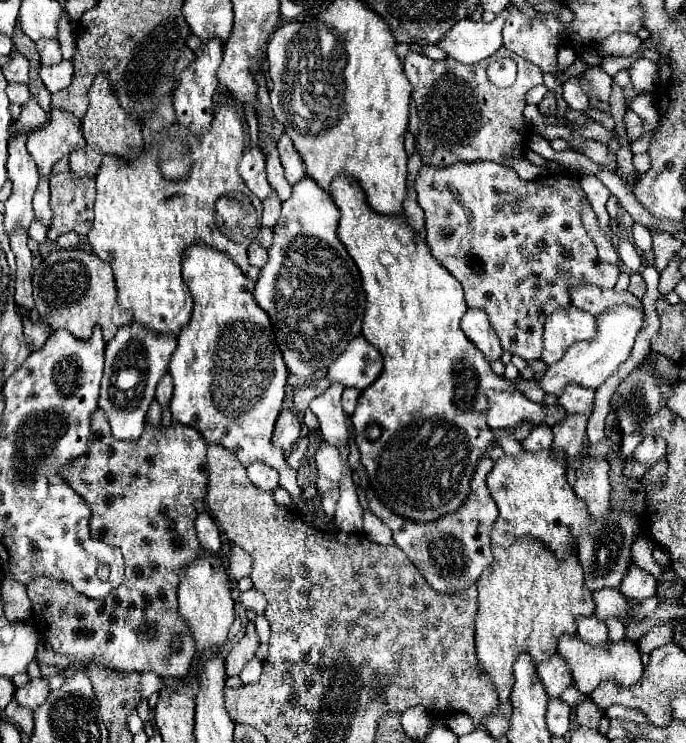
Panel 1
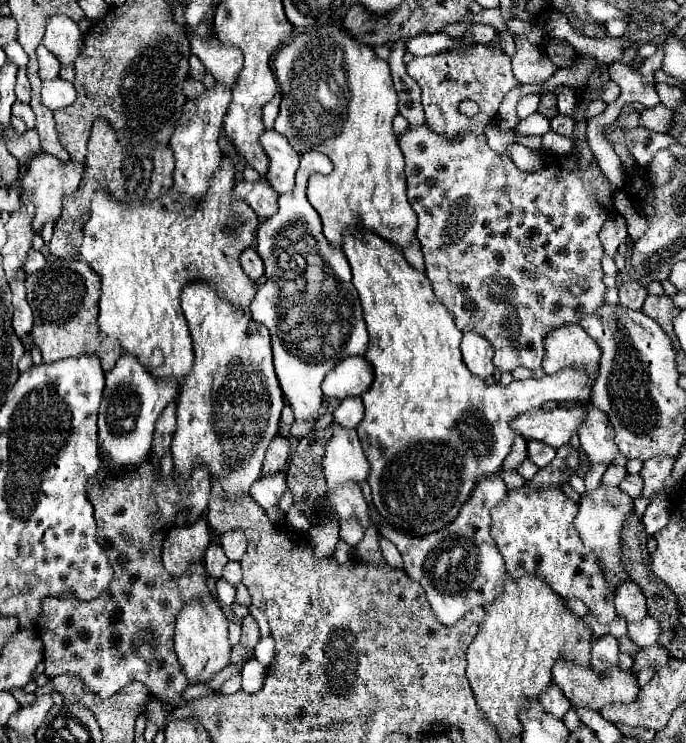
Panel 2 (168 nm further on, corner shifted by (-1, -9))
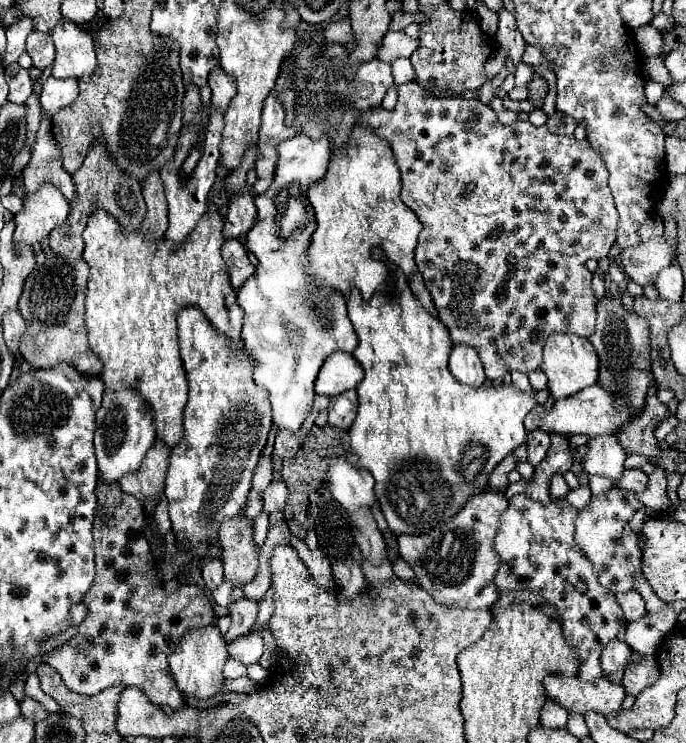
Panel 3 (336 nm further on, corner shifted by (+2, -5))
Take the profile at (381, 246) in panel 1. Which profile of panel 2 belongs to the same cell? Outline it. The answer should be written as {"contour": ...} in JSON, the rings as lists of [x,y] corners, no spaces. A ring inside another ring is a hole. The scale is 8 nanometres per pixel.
{"contour":[[[364,231],[364,239],[344,235],[342,251],[352,267],[352,283],[360,295],[362,315],[368,325],[370,345],[364,359],[374,369],[372,387],[362,393],[366,407],[364,419],[356,433],[362,441],[366,459],[372,465],[368,483],[372,487],[372,501],[378,513],[400,531],[408,535],[426,535],[450,525],[460,511],[460,505],[470,497],[474,485],[498,473],[502,461],[510,453],[510,447],[518,433],[510,427],[510,421],[534,407],[542,407],[546,401],[590,401],[594,381],[582,373],[582,369],[570,367],[542,379],[512,381],[506,387],[499,383],[486,385],[474,377],[460,355],[462,331],[456,329],[452,315],[434,295],[430,281],[424,273],[410,267],[394,245],[380,239],[376,233]]]}

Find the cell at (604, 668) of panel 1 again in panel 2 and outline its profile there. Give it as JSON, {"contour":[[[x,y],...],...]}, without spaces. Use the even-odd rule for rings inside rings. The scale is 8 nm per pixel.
{"contour":[[[558,661],[552,669],[552,683],[556,683],[564,697],[572,703],[572,707],[588,707],[588,709],[602,709],[608,703],[632,703],[638,695],[636,677],[630,671],[610,669],[610,673],[596,673],[590,667],[580,667],[568,661]]]}

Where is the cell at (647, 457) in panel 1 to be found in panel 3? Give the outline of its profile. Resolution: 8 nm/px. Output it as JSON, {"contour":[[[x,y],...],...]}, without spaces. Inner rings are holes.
{"contour":[[[655,465],[653,473],[649,473],[647,489],[645,489],[643,493],[639,493],[637,499],[639,499],[645,507],[651,507],[651,509],[657,509],[657,511],[663,511],[663,509],[667,507],[669,499],[667,499],[667,477],[665,477],[665,467]]]}

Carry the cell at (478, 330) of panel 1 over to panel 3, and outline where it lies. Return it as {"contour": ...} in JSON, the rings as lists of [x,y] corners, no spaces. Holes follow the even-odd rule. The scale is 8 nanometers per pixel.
{"contour":[[[471,345],[453,347],[451,357],[449,357],[449,369],[461,383],[467,383],[473,387],[479,387],[485,383],[485,371],[483,371],[481,357],[477,349],[473,349]]]}

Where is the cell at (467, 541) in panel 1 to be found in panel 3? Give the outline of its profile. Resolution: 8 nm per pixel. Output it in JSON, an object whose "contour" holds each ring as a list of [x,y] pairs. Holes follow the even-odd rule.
{"contour":[[[487,489],[473,495],[463,509],[441,527],[427,535],[399,535],[399,555],[415,571],[417,583],[439,603],[455,609],[483,609],[499,599],[495,573],[499,569],[499,555],[493,549],[493,539],[499,527],[499,513],[507,509],[507,497],[497,489]]]}

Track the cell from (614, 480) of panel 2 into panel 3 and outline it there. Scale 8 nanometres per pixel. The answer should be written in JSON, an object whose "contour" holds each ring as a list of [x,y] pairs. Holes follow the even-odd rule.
{"contour":[[[591,475],[591,477],[589,477],[589,487],[591,487],[591,493],[593,493],[593,495],[599,495],[599,493],[605,493],[607,489],[611,489],[613,483],[611,483],[607,477]]]}

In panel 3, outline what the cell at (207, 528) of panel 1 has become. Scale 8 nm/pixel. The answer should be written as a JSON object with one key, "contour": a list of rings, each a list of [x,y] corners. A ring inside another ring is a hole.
{"contour":[[[207,559],[201,565],[201,575],[203,575],[205,587],[209,591],[213,591],[215,587],[219,587],[221,581],[223,581],[223,563],[221,563],[221,559]]]}

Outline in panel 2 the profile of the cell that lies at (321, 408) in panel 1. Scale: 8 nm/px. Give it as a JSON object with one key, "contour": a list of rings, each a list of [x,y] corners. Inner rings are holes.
{"contour":[[[332,425],[334,435],[326,445],[324,453],[324,479],[328,491],[338,489],[344,481],[362,483],[370,475],[370,463],[362,451],[360,439],[354,429],[344,429],[340,425]]]}

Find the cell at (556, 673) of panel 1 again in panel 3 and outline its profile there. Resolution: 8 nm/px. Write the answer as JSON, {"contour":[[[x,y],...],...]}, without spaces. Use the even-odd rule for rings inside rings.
{"contour":[[[547,699],[543,709],[541,709],[541,725],[543,727],[565,727],[567,725],[567,717],[569,713],[555,701],[555,699]]]}

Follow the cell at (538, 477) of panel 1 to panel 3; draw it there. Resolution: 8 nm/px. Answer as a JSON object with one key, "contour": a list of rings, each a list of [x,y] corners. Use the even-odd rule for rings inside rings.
{"contour":[[[527,495],[511,497],[509,507],[499,517],[495,537],[495,551],[499,553],[495,585],[501,593],[511,593],[515,589],[537,589],[551,605],[555,605],[563,615],[563,635],[579,651],[577,675],[585,681],[595,681],[603,675],[599,669],[603,647],[617,637],[619,629],[625,627],[627,621],[615,601],[615,595],[599,585],[591,569],[591,561],[587,561],[573,539],[575,513],[577,509],[565,499],[541,503]]]}

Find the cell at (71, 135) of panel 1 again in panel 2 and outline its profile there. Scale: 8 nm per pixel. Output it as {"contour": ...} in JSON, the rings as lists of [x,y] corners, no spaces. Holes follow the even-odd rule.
{"contour":[[[42,153],[42,155],[38,155],[38,157],[34,157],[30,161],[28,171],[26,171],[24,179],[22,179],[22,189],[24,189],[22,199],[32,201],[34,207],[36,207],[36,215],[32,219],[32,229],[36,233],[40,233],[40,229],[42,229],[42,225],[46,221],[58,221],[58,217],[62,213],[62,201],[64,201],[64,197],[72,195],[78,189],[82,173],[84,173],[84,167],[80,167],[80,165],[76,165],[72,161],[62,163],[56,157],[46,155],[46,153]]]}

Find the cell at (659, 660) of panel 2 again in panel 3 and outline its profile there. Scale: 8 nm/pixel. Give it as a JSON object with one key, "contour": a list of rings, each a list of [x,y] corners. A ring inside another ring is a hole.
{"contour":[[[645,655],[641,663],[631,663],[623,675],[623,687],[627,695],[639,695],[645,687],[649,687],[659,675],[659,665],[655,655]]]}

